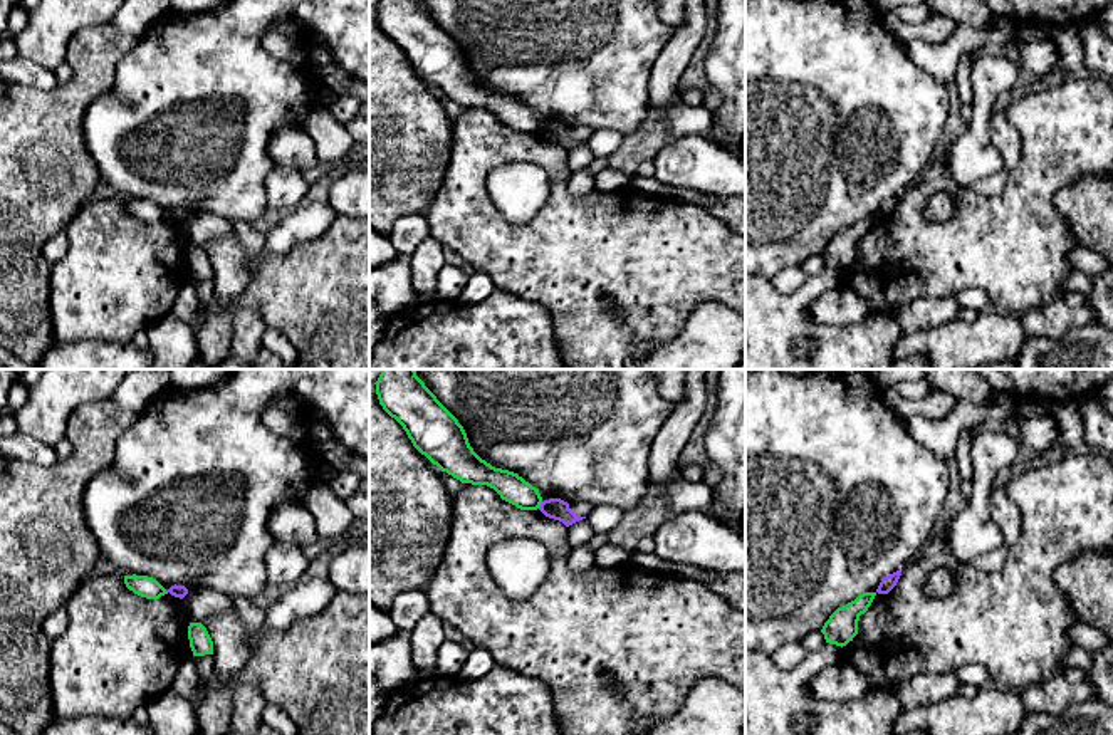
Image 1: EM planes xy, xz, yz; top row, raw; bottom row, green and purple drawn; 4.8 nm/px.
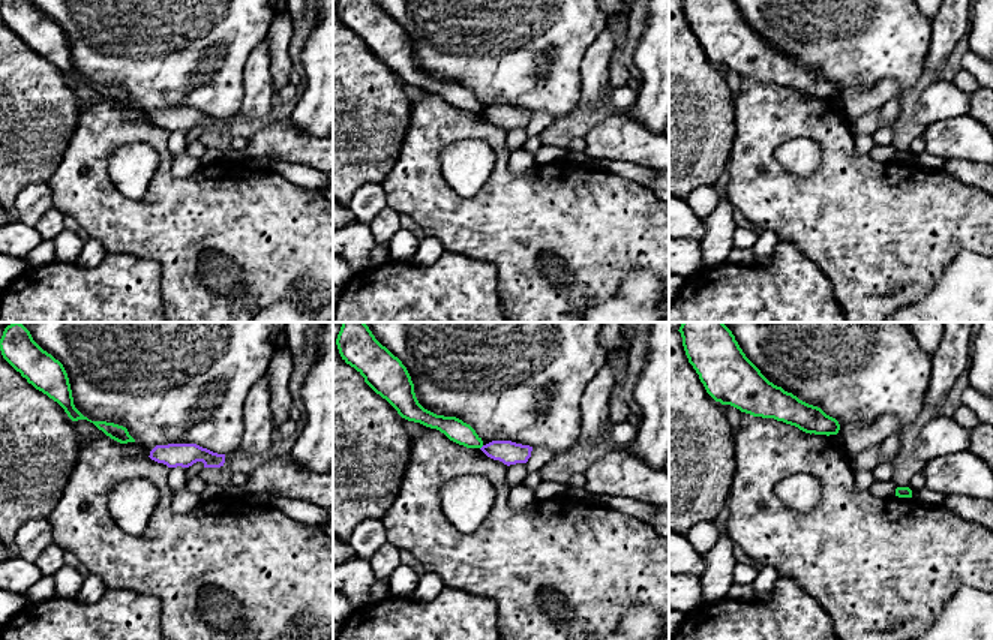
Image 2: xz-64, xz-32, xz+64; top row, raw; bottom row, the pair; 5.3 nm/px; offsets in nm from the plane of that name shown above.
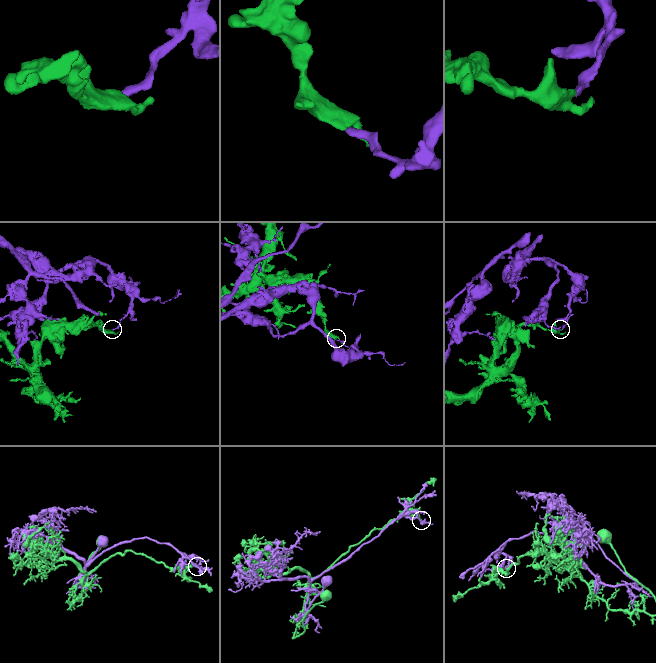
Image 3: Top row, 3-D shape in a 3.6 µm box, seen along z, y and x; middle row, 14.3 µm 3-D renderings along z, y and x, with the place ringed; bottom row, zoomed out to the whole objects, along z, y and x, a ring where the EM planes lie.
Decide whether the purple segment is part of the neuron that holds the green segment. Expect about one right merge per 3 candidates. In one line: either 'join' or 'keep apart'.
keep apart

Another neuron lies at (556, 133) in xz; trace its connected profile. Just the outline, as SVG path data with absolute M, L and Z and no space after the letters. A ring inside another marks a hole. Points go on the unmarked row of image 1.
M549 122L549 124L544 124L539 131L539 134L549 141L549 143L554 143L554 144L559 144L562 146L566 151L586 143L586 141L581 141L581 139L576 139L571 133L569 133L569 128L561 124L561 122Z

